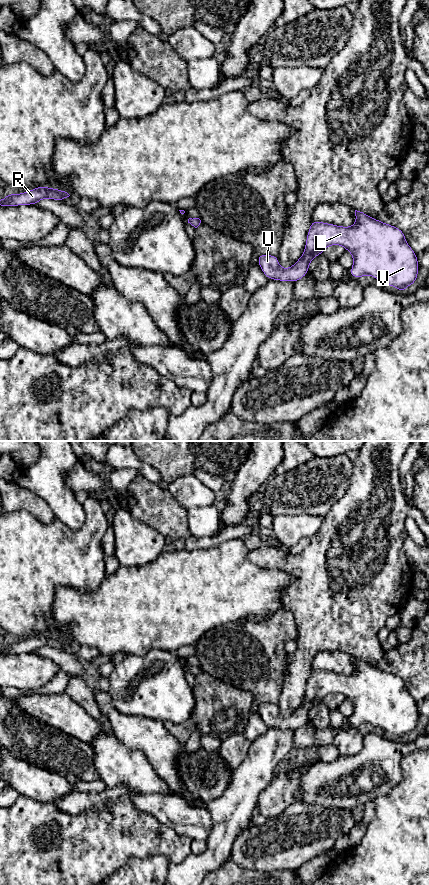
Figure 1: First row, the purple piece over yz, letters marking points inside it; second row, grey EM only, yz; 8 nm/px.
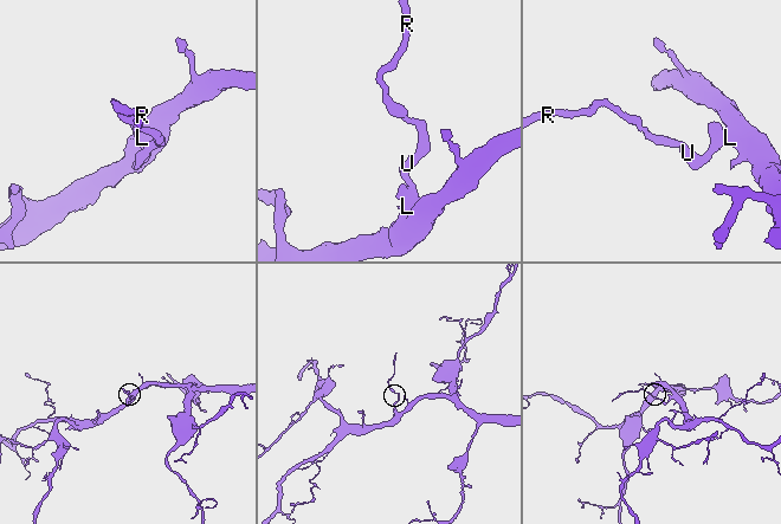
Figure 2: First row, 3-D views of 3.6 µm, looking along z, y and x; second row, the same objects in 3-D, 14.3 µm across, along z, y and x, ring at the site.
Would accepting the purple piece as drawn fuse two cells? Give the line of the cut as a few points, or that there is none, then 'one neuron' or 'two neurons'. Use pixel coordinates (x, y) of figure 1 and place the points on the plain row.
no cut | one neuron

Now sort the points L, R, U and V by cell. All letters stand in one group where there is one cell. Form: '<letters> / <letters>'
L R U V

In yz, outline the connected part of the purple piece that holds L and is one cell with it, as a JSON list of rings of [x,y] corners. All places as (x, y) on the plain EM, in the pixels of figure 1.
[[[355,658],[356,670],[351,675],[328,672],[312,667],[308,678],[304,702],[296,711],[286,717],[279,713],[277,704],[258,702],[258,711],[268,727],[278,729],[296,730],[308,722],[309,712],[312,707],[330,693],[341,693],[353,704],[353,714],[350,723],[360,726],[370,723],[383,732],[391,733],[404,741],[404,738],[417,728],[418,713],[417,703],[408,693],[401,677],[374,667],[363,660]]]

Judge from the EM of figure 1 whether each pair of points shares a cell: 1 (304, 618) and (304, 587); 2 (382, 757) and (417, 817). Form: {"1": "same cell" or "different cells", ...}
{"1": "same cell", "2": "different cells"}

